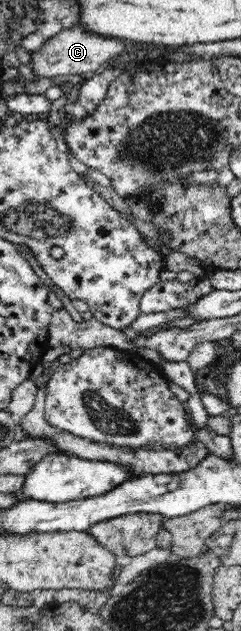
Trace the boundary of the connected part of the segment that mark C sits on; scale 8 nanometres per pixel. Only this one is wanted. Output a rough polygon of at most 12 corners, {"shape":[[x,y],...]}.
{"shape":[[82,26],[51,37],[27,63],[36,75],[89,76],[126,40]]}

